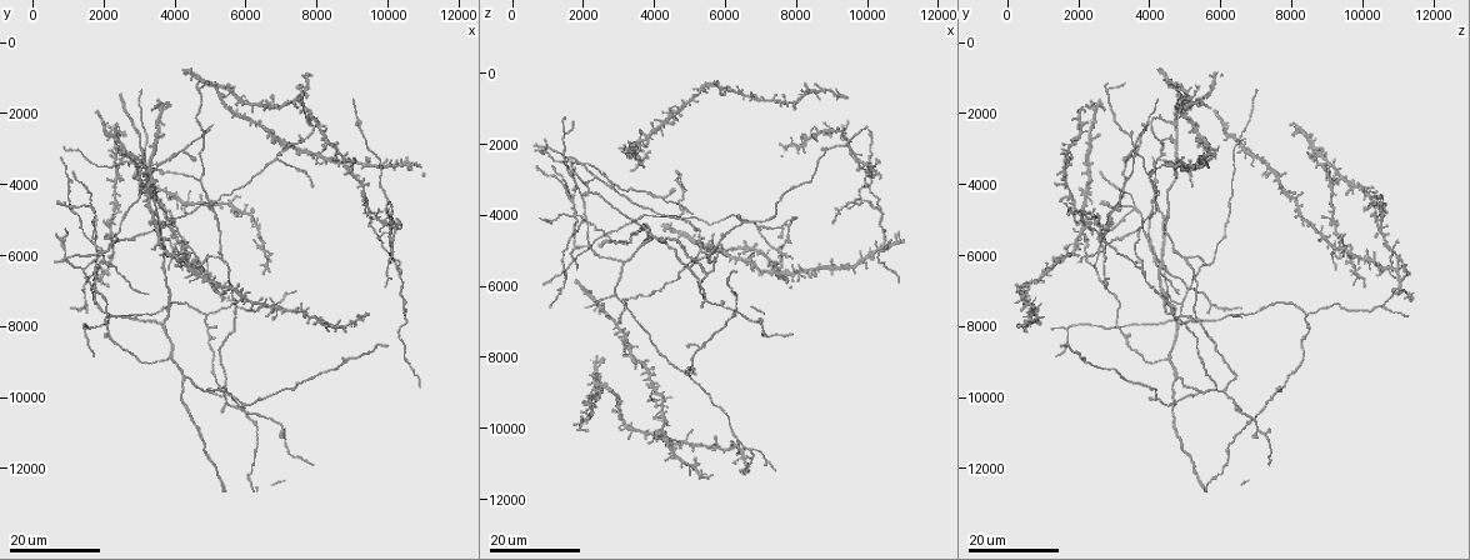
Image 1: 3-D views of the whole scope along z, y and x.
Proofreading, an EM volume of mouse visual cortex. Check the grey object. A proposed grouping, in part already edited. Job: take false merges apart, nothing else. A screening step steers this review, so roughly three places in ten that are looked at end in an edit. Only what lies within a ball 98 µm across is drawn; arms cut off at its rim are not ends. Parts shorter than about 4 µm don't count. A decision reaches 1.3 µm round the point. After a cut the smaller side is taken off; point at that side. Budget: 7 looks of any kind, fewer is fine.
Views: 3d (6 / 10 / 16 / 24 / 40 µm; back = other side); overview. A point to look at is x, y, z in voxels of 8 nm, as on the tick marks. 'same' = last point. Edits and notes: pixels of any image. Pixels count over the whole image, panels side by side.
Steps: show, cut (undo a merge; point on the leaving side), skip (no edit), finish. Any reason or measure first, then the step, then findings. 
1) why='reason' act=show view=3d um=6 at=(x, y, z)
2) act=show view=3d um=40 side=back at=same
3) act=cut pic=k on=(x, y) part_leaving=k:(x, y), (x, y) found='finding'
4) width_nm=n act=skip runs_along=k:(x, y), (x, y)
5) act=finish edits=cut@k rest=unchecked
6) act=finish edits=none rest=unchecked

act=show view=3d um=24 at=(1600, 4600, 3600)

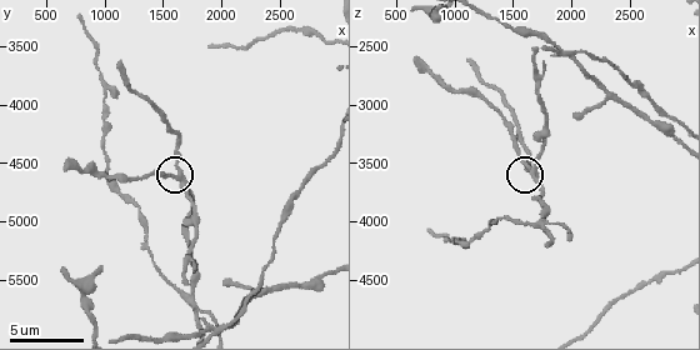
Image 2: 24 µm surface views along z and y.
act=show view=3d um=6 at=same

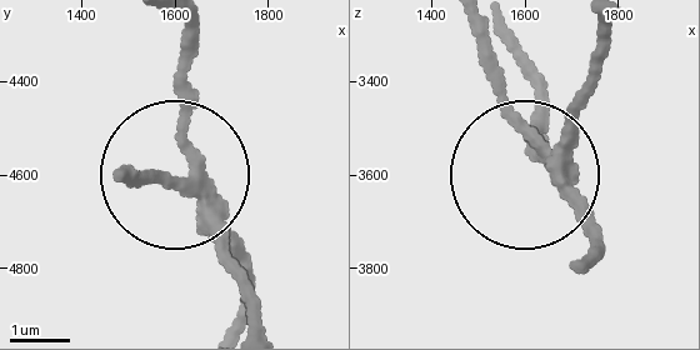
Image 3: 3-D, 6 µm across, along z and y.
arms=4 act=cut pic=3 on=(138, 180) part_leaving=3:(535, 136), (486, 21) found='two neurons meet here'

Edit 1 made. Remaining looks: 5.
why='see it whole again' act=show view=overview

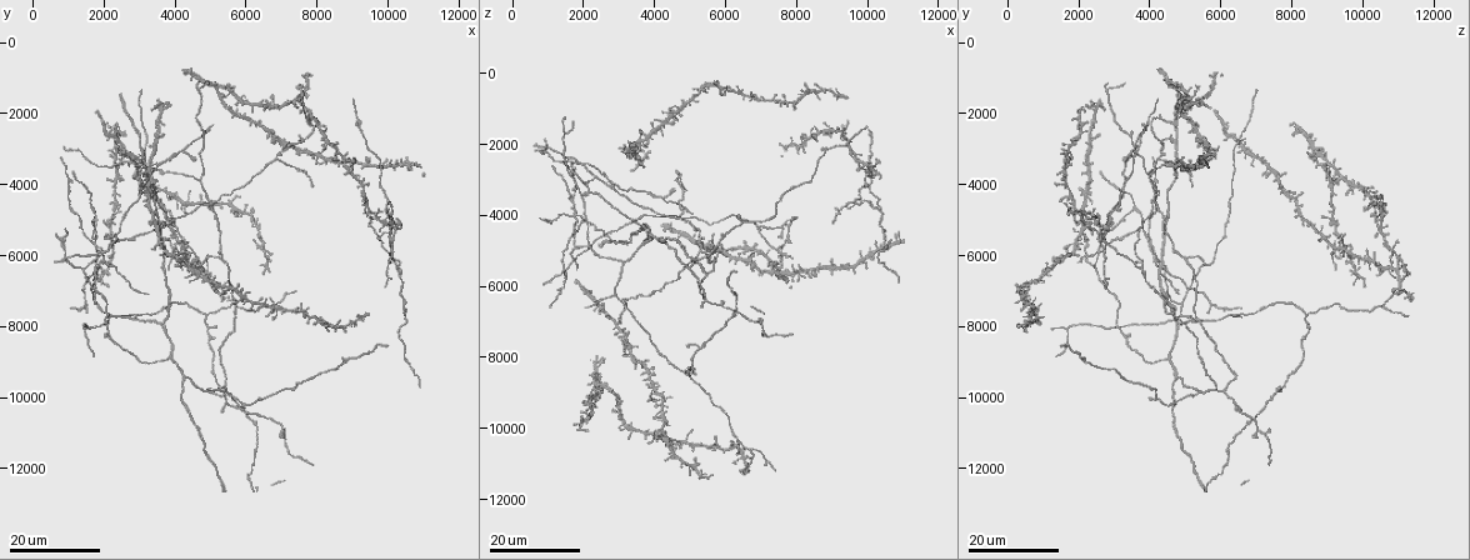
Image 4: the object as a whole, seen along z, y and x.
why='three arms meet' act=show view=3d um=16 at=(2100, 5900, 2500)

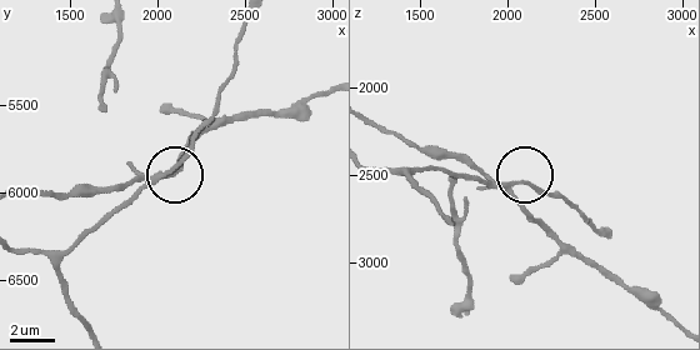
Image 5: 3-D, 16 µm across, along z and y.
act=show view=3d um=10 at=(2020, 5900, 2580)

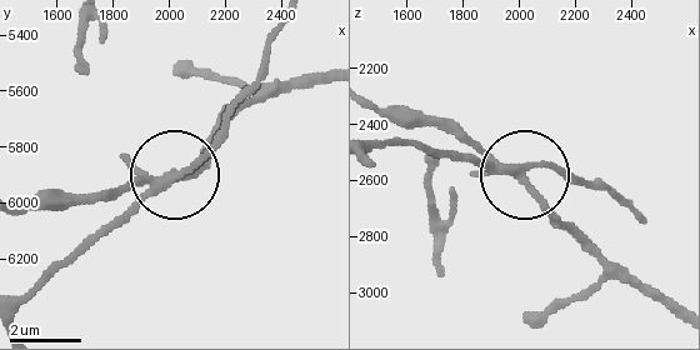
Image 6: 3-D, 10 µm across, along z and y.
arms=3 act=cut pic=6 on=(120, 190) part_leaving=6:(515, 174), (539, 204), (674, 300) found='two neurons meet here'

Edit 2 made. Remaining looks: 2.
act=finish edits=cut@3,cut@6 rest=unchecked

